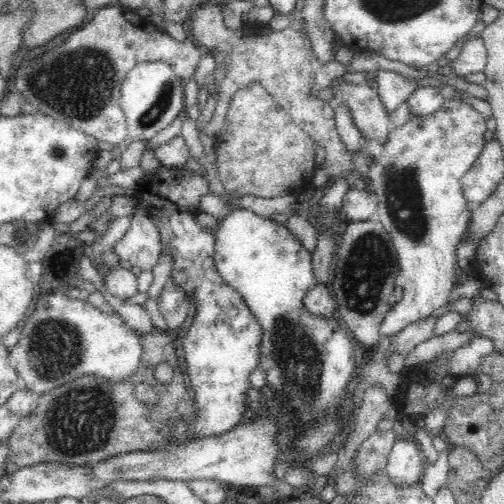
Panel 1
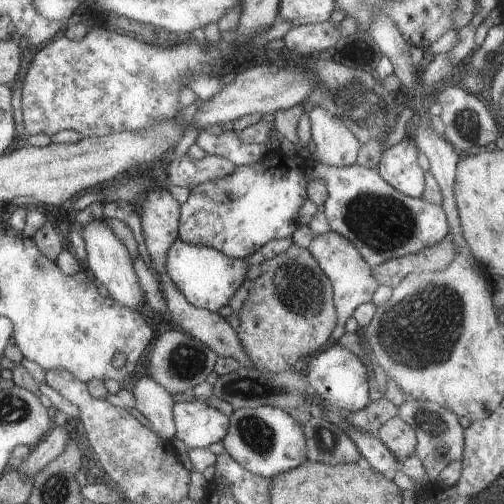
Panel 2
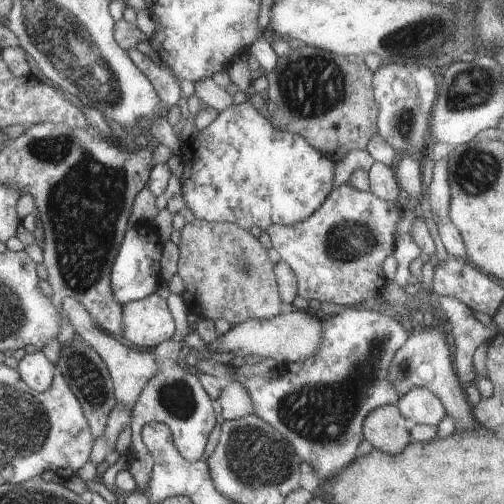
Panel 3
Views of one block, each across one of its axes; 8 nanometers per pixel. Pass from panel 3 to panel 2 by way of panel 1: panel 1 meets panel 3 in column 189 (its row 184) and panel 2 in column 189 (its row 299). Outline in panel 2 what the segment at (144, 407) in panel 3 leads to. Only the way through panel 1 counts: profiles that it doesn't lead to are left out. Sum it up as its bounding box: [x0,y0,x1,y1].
[173,402,229,450]

